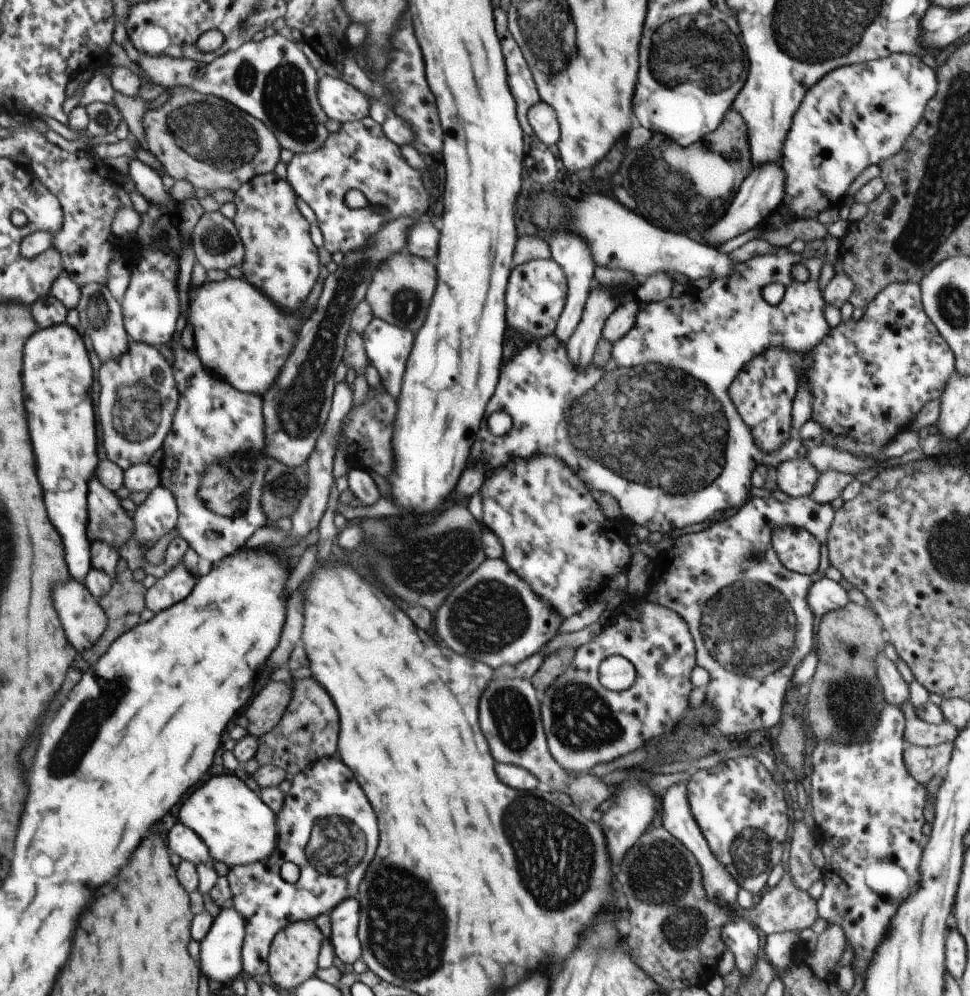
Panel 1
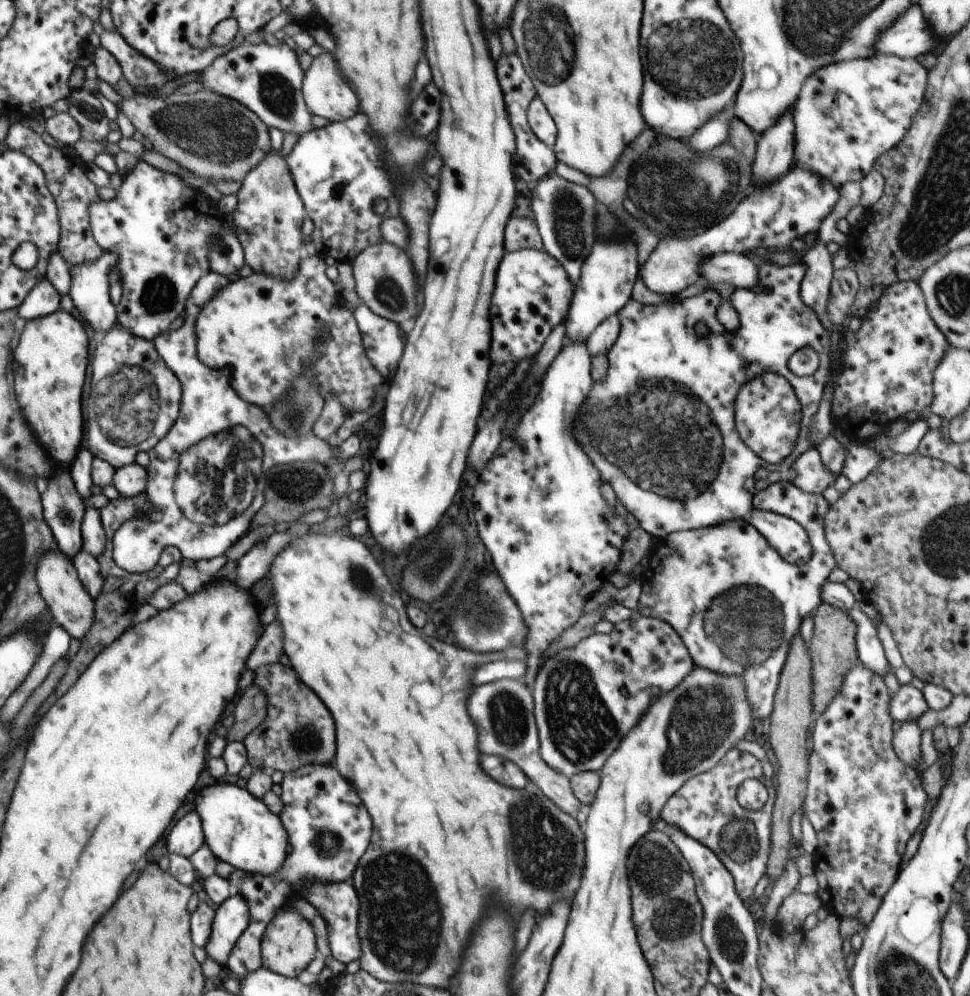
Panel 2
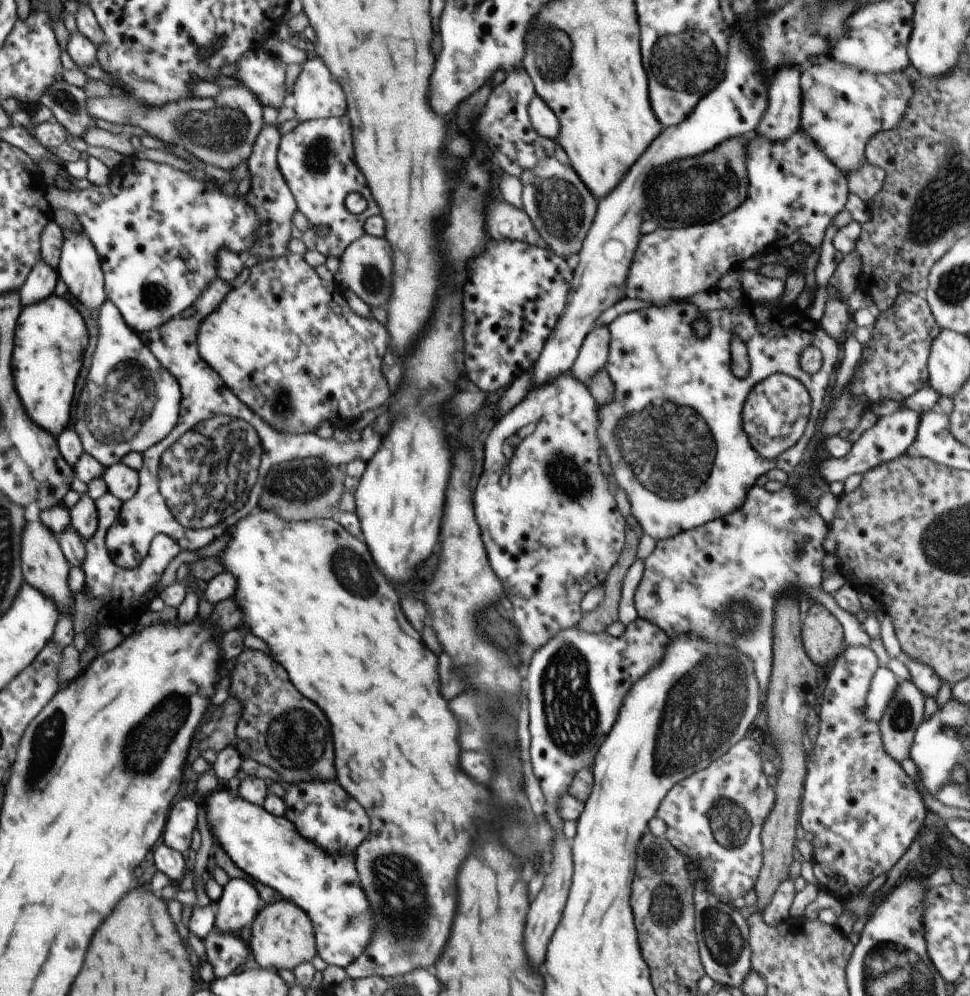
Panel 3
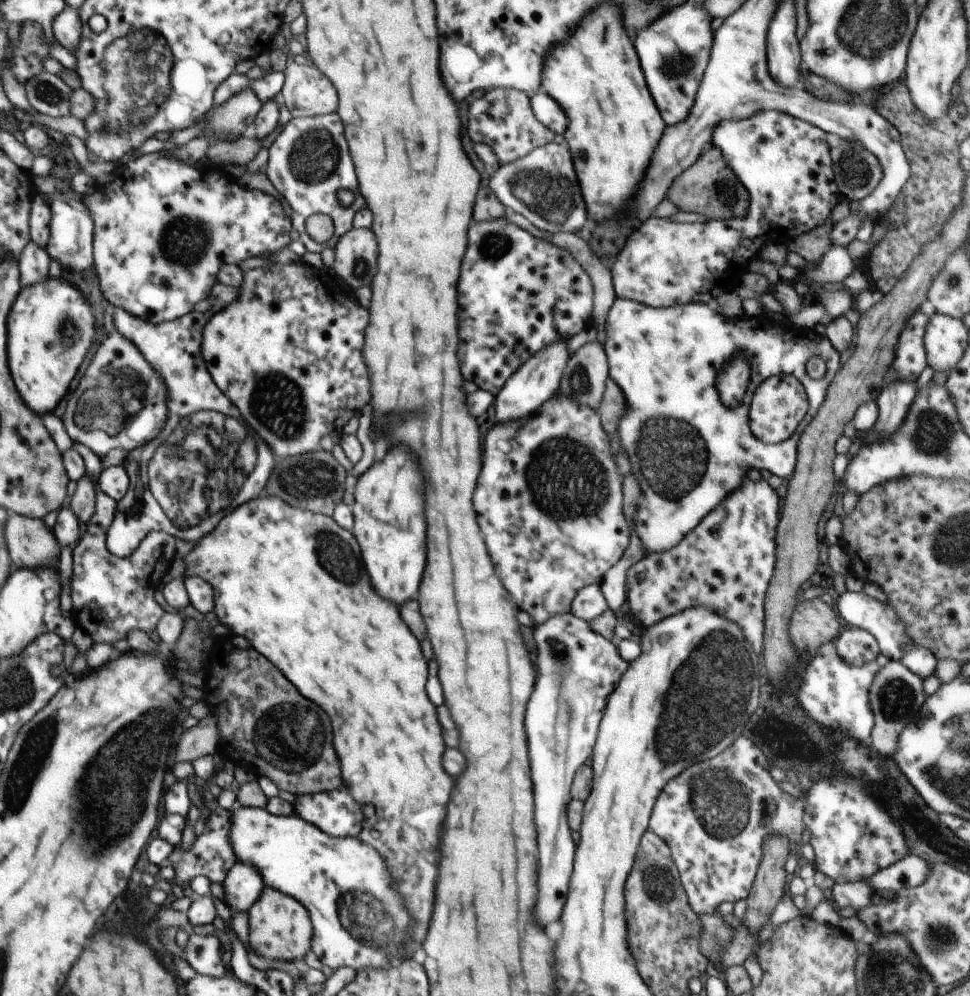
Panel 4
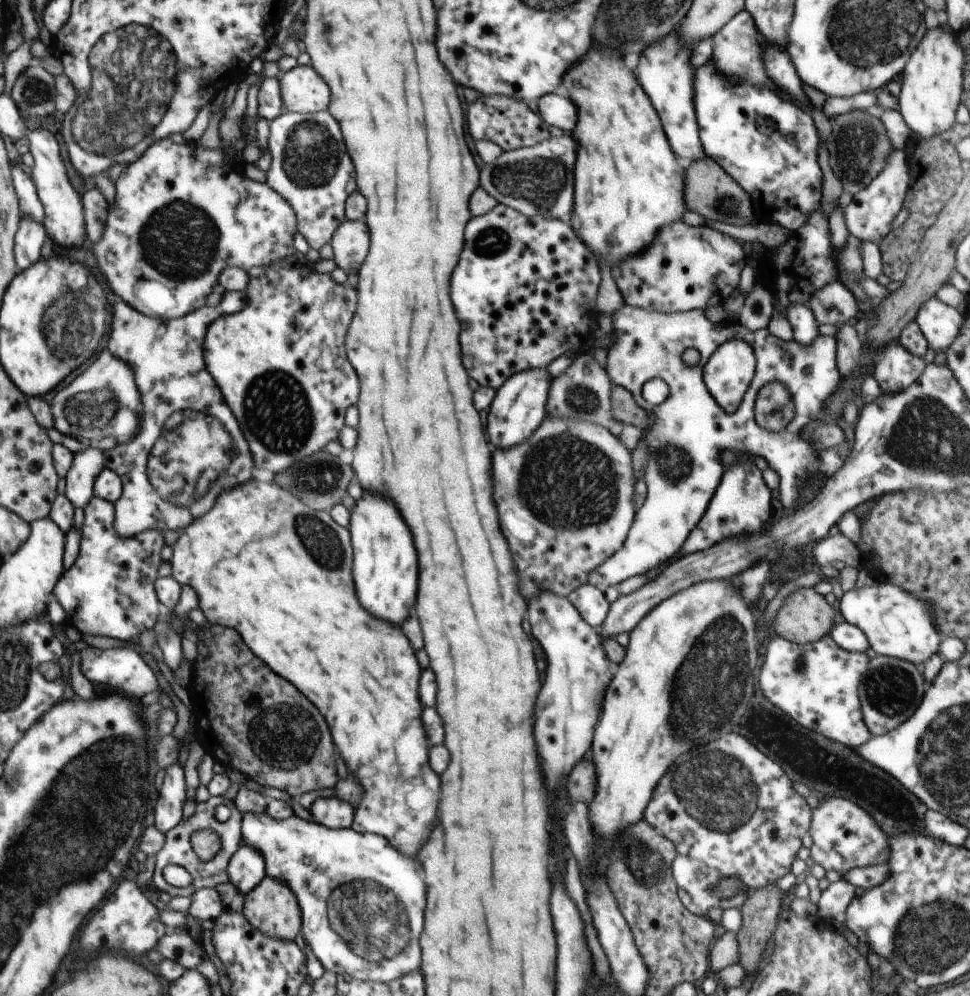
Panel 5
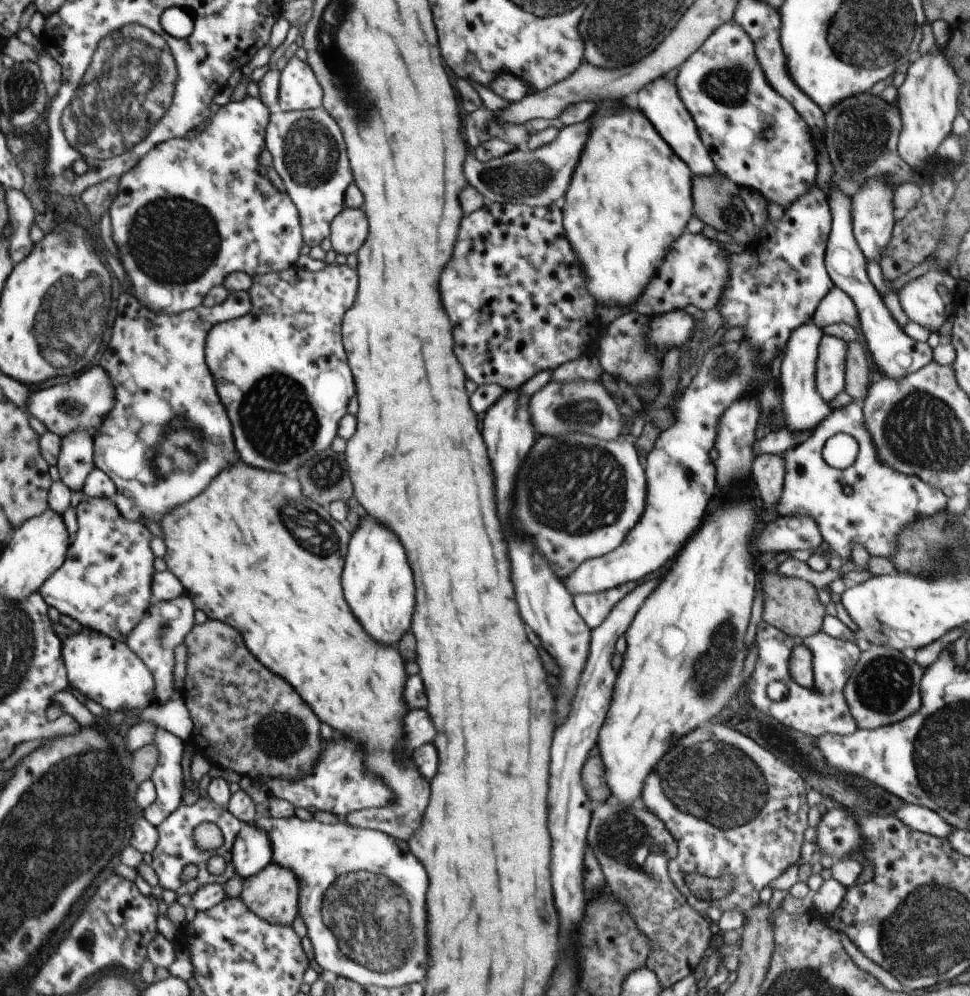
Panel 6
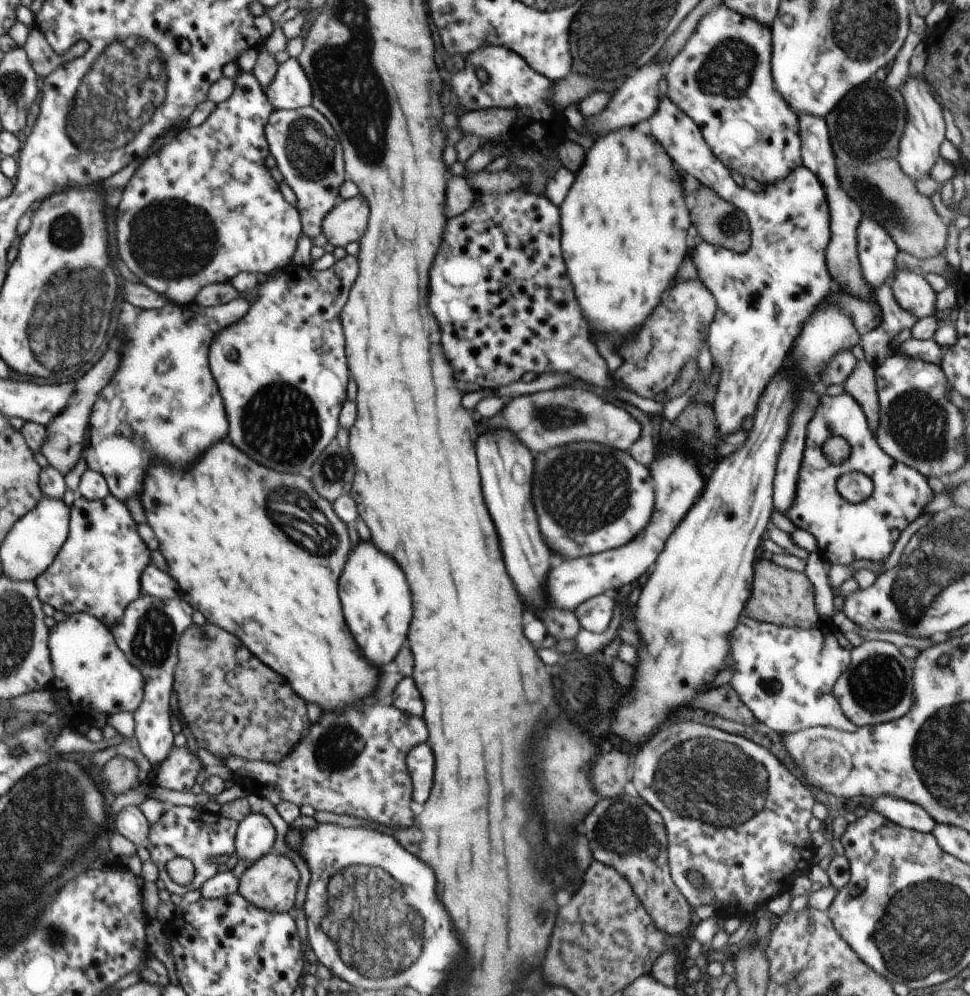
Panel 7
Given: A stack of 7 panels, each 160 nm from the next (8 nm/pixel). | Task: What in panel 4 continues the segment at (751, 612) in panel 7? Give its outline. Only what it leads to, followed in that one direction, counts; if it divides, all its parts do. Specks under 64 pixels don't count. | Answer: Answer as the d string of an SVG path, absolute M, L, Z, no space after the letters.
M819 597L798 602L791 616L789 635L798 652L818 650L840 636L840 616Z

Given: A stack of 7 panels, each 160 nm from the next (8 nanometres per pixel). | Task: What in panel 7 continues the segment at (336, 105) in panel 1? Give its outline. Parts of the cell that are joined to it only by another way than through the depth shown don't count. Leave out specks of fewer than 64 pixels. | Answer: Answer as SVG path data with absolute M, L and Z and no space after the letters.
M296 57L279 64L265 94L275 110L295 110L312 105L312 88Z

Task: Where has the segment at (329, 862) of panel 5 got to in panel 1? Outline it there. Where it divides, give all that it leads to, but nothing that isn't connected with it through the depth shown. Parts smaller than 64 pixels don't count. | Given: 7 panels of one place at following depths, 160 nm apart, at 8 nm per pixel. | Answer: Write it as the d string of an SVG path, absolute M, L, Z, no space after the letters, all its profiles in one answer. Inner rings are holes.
M233 772L214 776L198 786L182 804L178 812L178 822L199 833L210 849L213 861L223 862L227 867L247 865L270 858L276 848L277 828L275 812L264 801L248 788L246 783ZM355 897L343 900L329 915L331 917L331 935L329 936L335 956L342 962L354 964L362 956L362 943L358 936L360 905Z

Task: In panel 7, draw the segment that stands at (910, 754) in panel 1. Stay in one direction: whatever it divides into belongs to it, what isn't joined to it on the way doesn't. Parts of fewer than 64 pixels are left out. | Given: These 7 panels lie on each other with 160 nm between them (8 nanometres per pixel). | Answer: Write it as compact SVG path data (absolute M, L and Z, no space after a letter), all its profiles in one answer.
M870 640L864 641L858 648L853 648L850 665L847 671L838 678L832 694L838 700L844 716L854 725L864 727L902 718L912 706L912 688L912 661L906 659L894 644Z

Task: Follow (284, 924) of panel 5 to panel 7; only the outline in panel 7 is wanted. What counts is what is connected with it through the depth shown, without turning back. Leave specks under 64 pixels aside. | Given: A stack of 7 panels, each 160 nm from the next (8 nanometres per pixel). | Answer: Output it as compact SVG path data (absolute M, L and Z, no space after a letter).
M273 852L264 854L256 863L249 865L239 879L237 893L244 896L250 904L268 912L289 913L294 909L300 873L288 856Z

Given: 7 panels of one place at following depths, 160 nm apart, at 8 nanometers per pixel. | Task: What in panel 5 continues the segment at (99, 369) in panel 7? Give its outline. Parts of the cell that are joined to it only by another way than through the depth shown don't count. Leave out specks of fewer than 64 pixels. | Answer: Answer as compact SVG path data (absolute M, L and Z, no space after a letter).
M90 447L74 455L72 466L65 478L65 495L76 509L83 510L95 496L95 480L105 467L104 453L101 450Z

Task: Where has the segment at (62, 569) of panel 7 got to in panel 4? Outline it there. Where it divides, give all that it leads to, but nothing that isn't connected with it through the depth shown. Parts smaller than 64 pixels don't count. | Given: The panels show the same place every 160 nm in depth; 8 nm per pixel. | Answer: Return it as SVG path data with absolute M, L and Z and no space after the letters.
M97 489L95 494L95 511L85 528L78 544L73 548L73 579L71 597L73 602L72 618L74 627L80 627L94 643L112 644L126 639L130 630L143 630L150 634L157 627L164 610L156 604L156 590L162 589L162 578L168 574L172 566L172 558L176 554L176 540L164 531L152 531L140 546L127 558L120 559L107 548L107 532L114 522L118 511L118 502L105 492Z

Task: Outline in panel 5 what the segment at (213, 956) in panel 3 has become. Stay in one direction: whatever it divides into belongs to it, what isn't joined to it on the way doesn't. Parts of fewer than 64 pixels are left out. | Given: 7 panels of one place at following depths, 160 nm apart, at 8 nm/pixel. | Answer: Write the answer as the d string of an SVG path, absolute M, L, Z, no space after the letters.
M186 930L168 931L164 938L160 939L158 950L164 958L178 962L188 971L196 970L205 951L200 940L192 939Z

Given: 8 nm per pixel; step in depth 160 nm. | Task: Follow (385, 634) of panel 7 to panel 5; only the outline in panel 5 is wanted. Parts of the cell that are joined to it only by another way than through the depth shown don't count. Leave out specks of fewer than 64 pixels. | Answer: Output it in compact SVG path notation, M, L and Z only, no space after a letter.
M364 492L352 510L349 533L353 546L354 584L360 604L380 620L402 624L416 602L418 590L418 558L410 528L388 498Z

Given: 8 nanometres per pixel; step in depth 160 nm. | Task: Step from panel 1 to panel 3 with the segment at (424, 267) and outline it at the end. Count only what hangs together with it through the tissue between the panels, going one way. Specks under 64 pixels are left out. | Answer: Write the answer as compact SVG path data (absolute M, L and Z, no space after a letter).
M365 234L349 244L339 260L338 271L333 274L334 282L343 289L350 289L371 308L388 304L388 296L392 294L392 248L388 240Z

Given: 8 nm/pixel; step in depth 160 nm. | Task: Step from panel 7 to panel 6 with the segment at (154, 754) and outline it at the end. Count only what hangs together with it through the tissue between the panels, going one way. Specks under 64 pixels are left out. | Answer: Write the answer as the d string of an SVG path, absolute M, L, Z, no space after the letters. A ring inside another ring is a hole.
M186 592L169 601L157 601L147 612L146 618L138 623L125 642L140 660L147 664L155 677L156 702L166 702L174 688L174 648L186 638L194 626L194 599ZM162 727L157 728L153 742L159 750L159 761L151 780L156 788L155 801L143 810L144 818L157 827L162 824L181 804L184 774L182 774L182 754L184 743L175 734Z

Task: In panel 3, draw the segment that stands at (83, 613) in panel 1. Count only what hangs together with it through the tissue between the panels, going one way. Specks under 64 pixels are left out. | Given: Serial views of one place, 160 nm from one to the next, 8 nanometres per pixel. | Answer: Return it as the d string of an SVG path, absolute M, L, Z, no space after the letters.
M28 521L27 527L23 530L22 550L24 550L24 554L22 554L23 576L26 578L26 582L52 598L58 605L61 617L72 614L73 618L75 598L68 586L68 573L72 566L63 555L56 534L40 521Z

